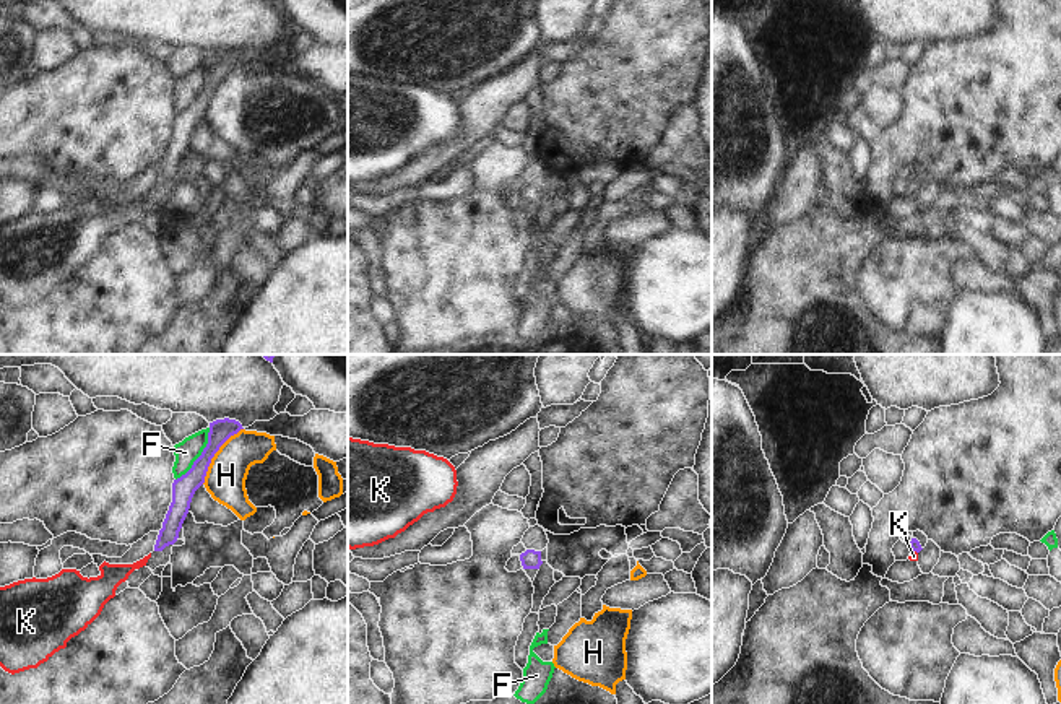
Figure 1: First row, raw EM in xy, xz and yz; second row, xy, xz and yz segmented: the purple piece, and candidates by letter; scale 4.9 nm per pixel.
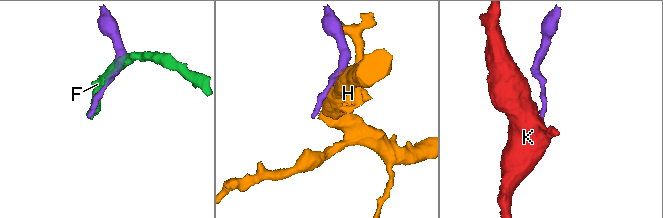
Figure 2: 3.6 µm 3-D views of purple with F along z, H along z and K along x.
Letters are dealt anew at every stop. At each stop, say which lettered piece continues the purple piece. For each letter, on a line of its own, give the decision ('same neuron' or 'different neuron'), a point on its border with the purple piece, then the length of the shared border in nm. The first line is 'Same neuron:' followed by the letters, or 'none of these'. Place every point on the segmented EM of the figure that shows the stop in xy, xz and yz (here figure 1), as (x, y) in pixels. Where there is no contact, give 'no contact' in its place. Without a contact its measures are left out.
Same neuron: K
F: different neuron; meets purple in xy at (200, 456); contact 320 nm long
H: different neuron; meets purple in xy at (215, 452); contact 340 nm long
K: same neuron; meets purple in yz at (915, 550); contact 40 nm long

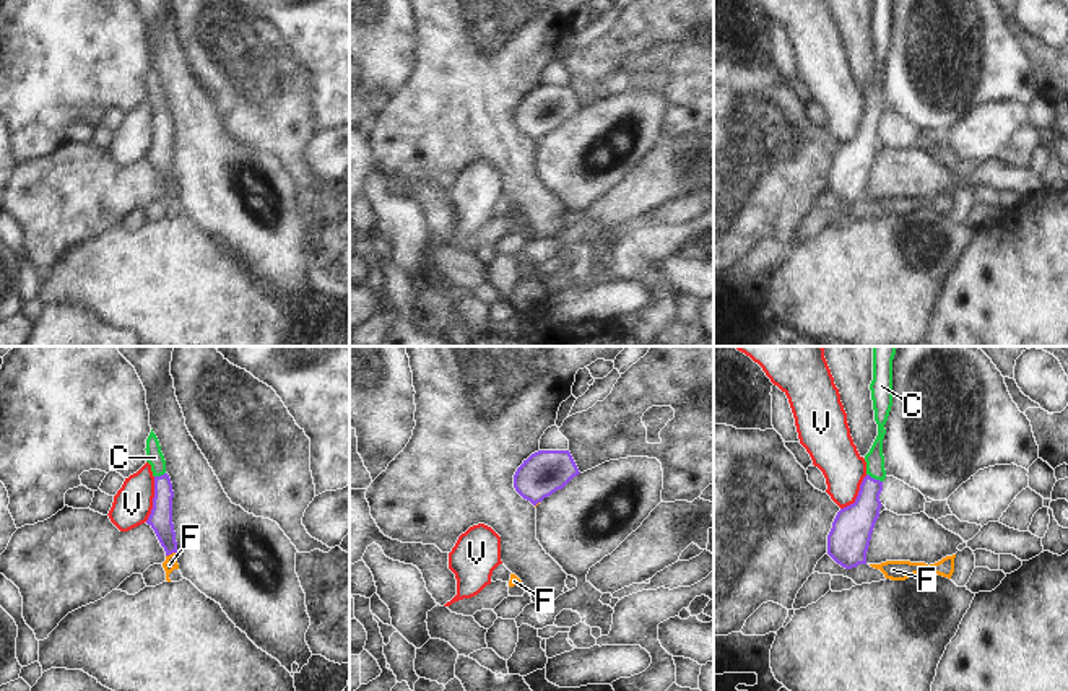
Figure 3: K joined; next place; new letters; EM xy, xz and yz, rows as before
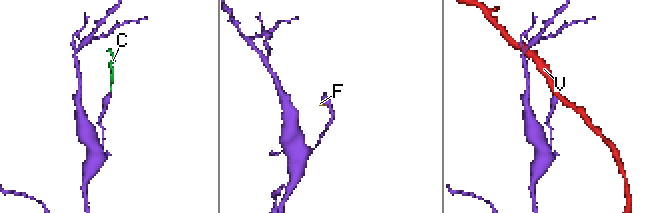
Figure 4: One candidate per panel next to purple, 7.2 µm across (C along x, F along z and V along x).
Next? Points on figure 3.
Same neuron: C
C: same neuron; meets purple in yz at (873, 478); contact 90 nm long
F: different neuron; meets purple in xy at (171, 553); contact 60 nm long
V: different neuron; meets purple in xy at (153, 499); contact 220 nm long

